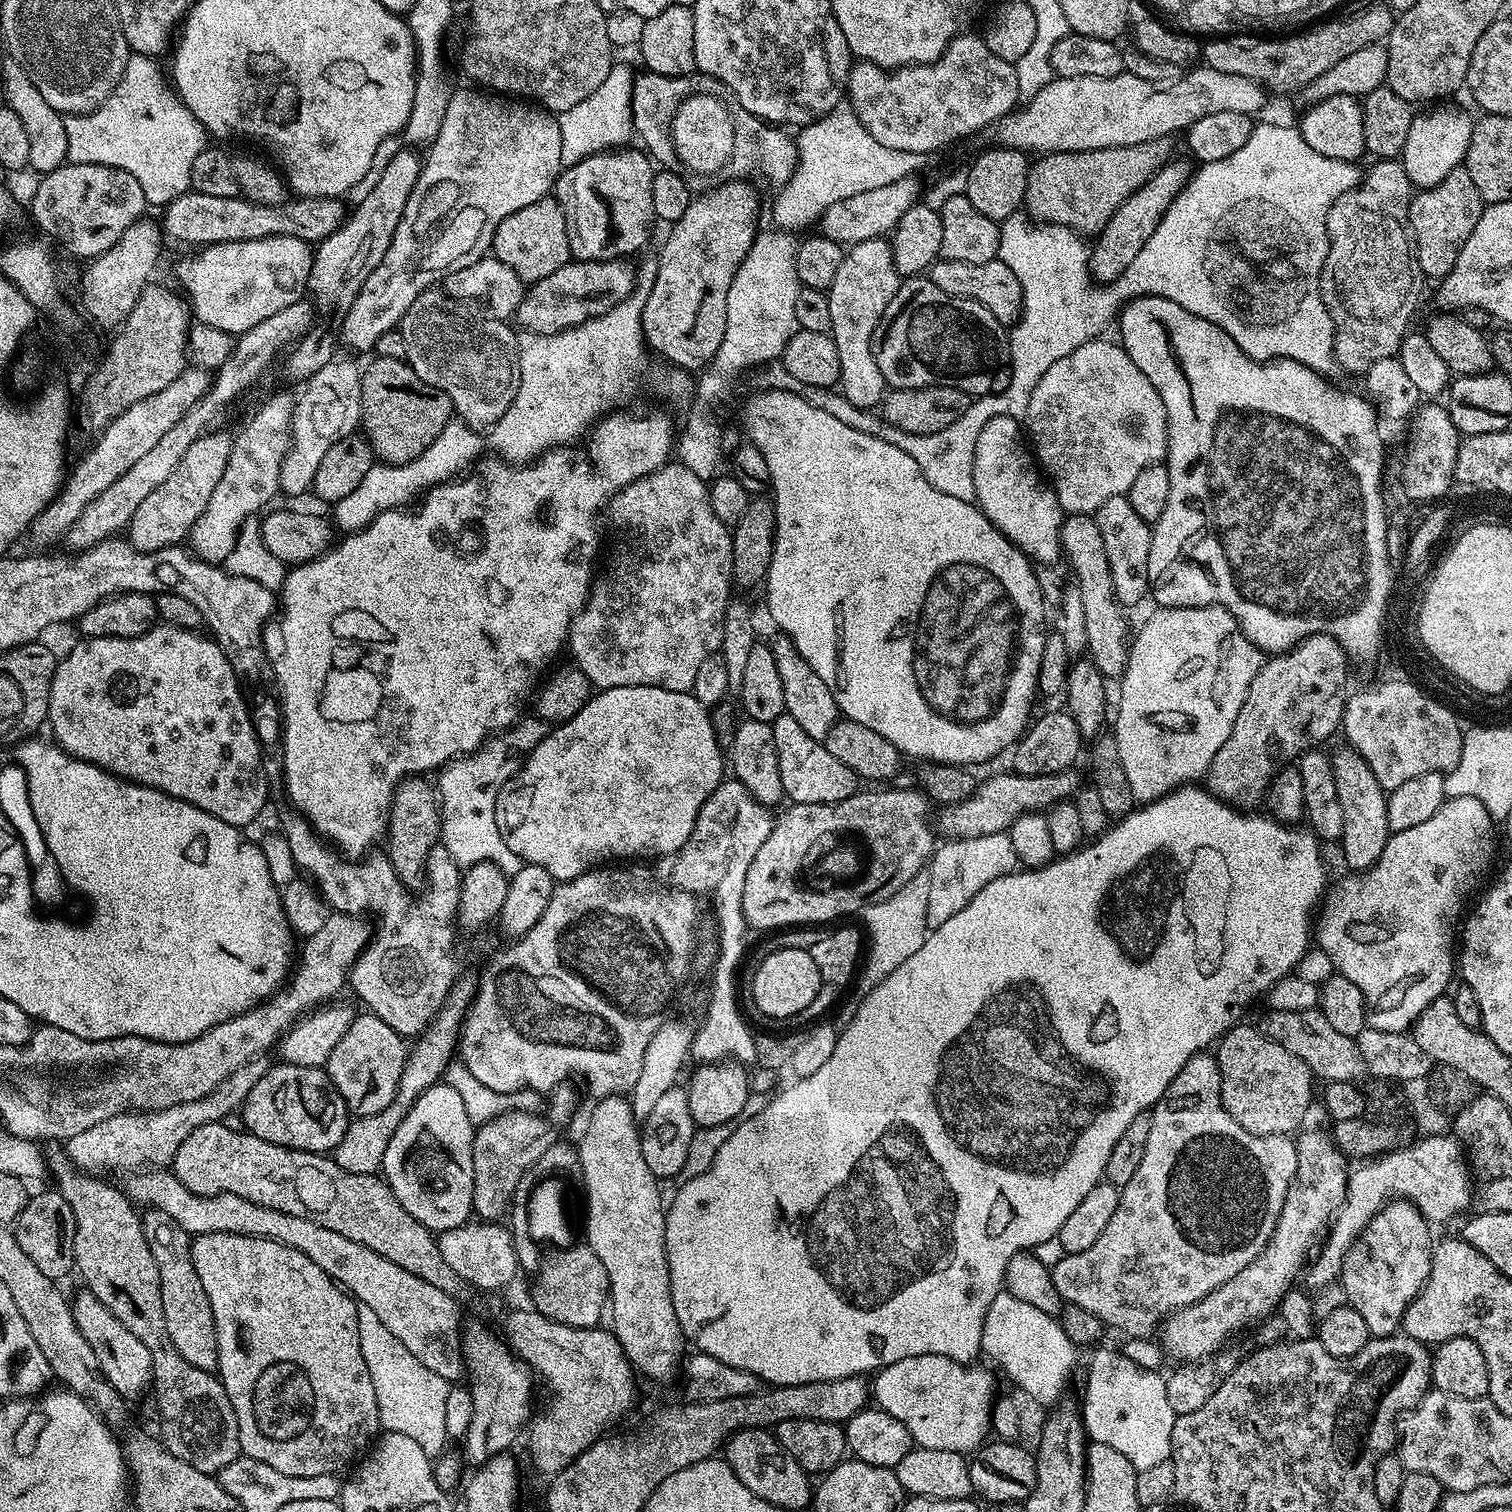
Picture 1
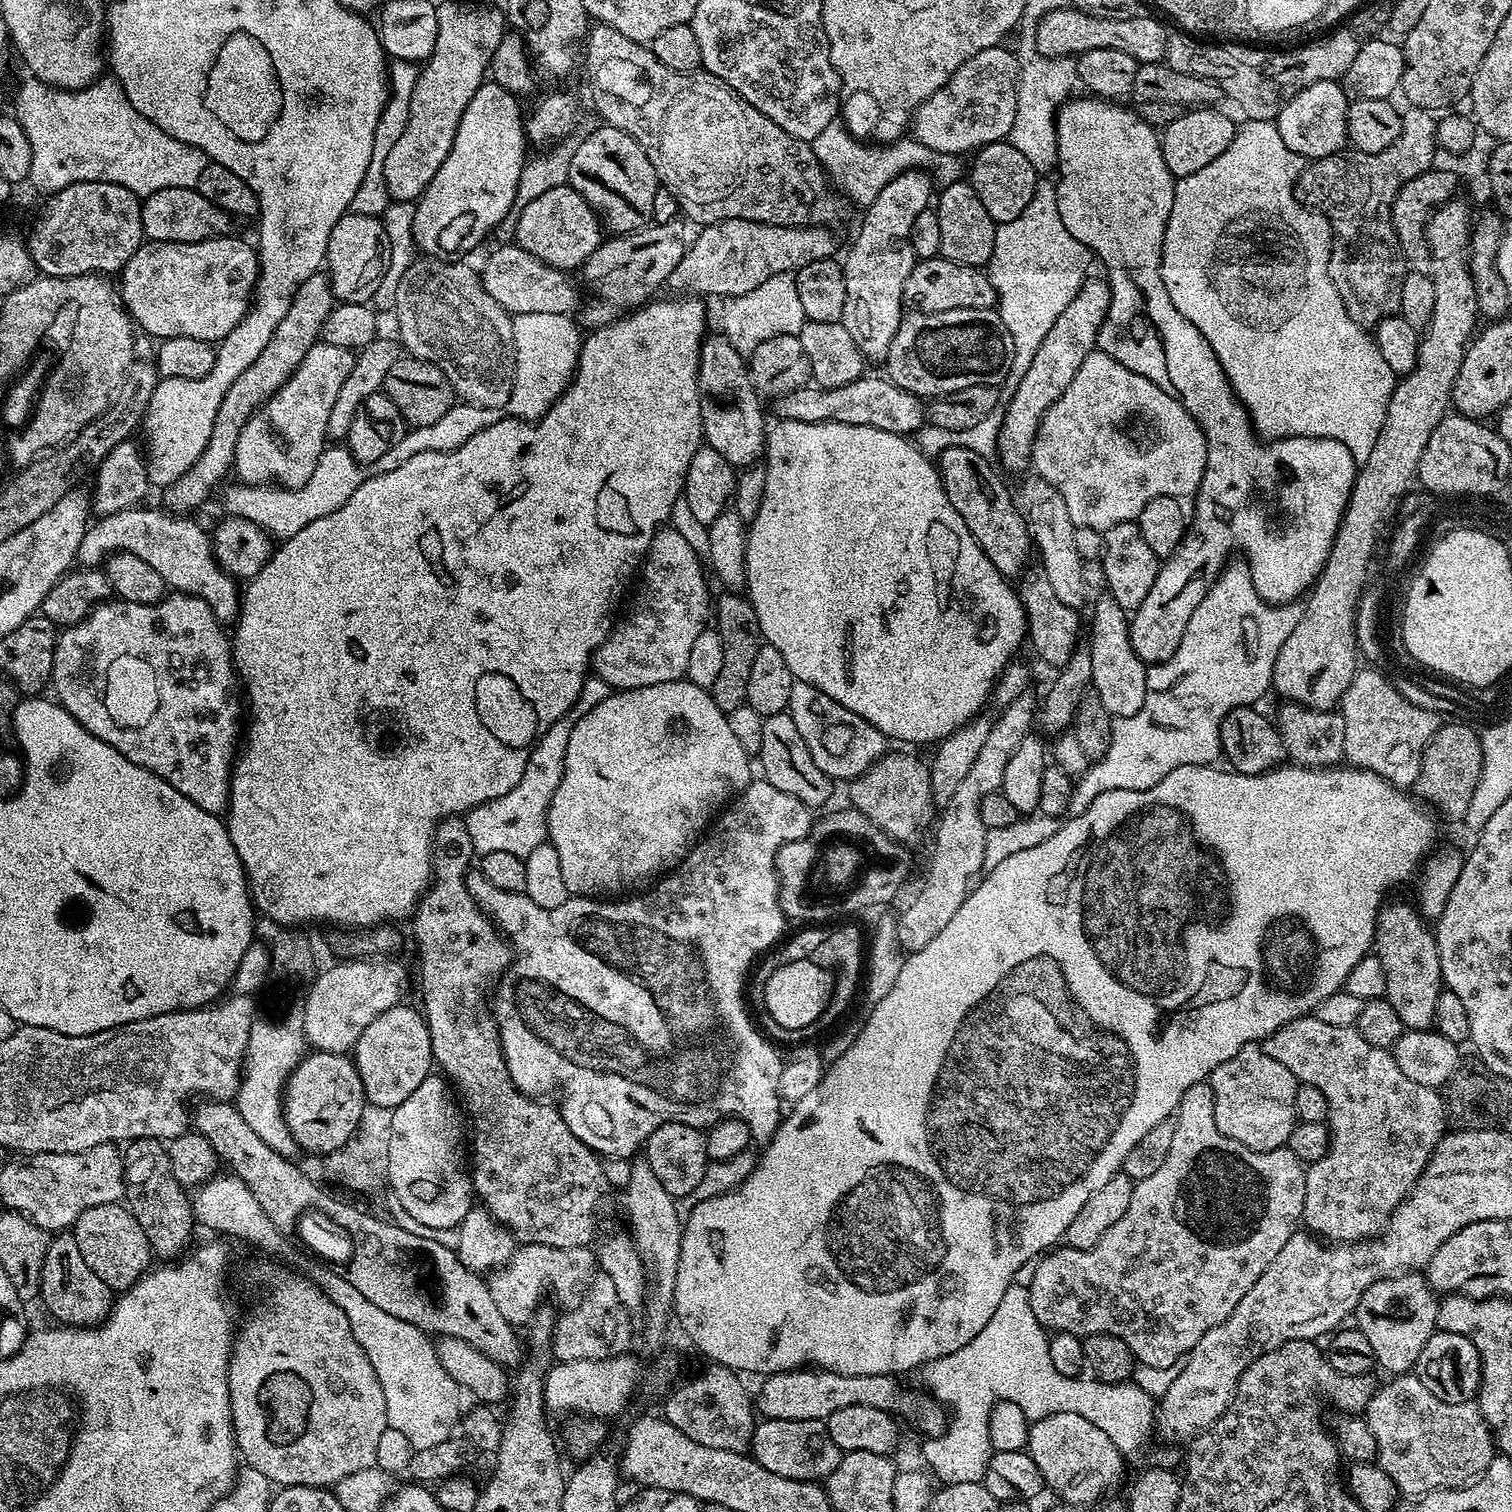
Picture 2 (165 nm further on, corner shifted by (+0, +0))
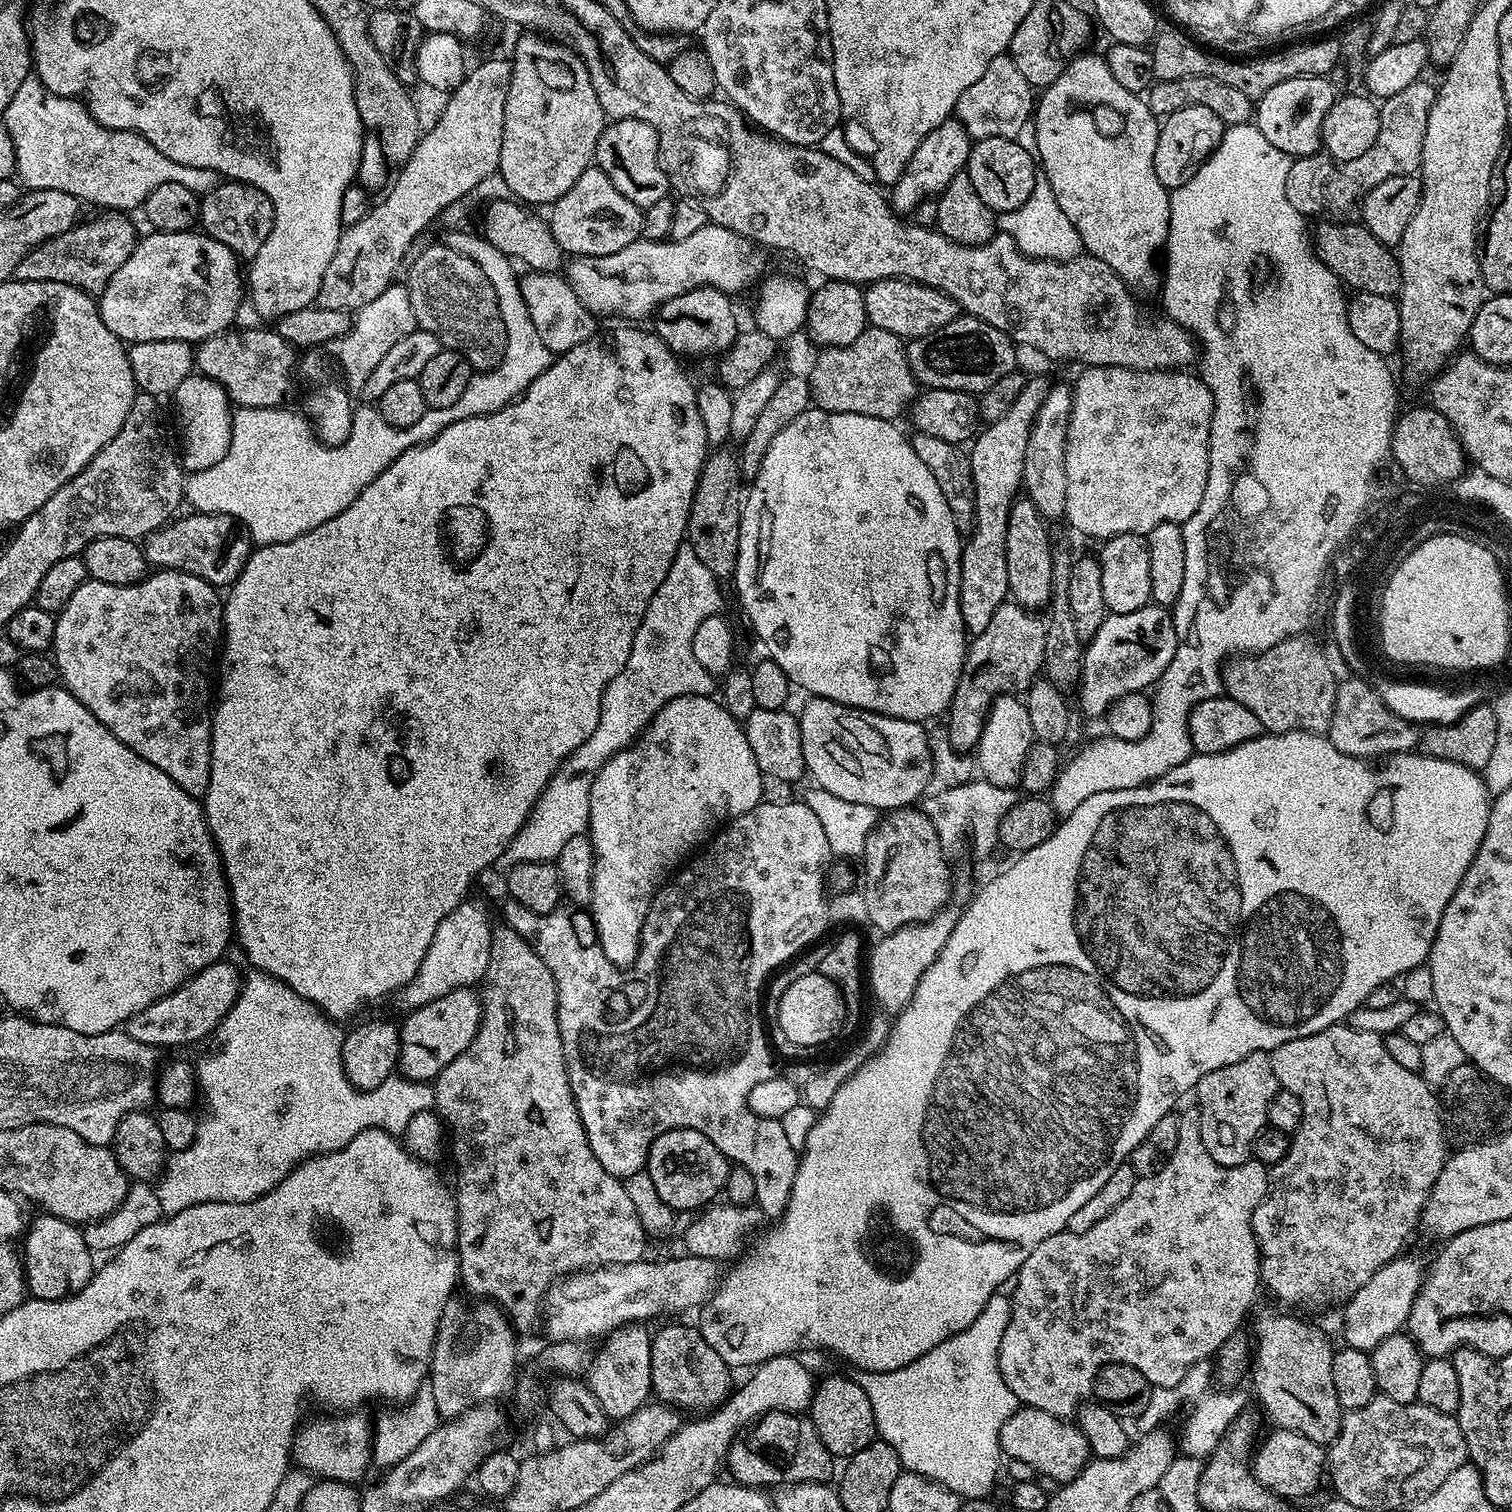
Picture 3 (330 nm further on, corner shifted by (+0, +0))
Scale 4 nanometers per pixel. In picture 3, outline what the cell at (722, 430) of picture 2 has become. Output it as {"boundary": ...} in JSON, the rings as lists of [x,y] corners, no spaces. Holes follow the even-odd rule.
{"boundary":[[[695,288],[670,298],[655,313],[654,331],[660,339],[668,343],[677,354],[685,352],[688,356],[708,356],[711,352],[723,354],[736,341],[736,312],[732,309],[733,297],[717,288]]]}

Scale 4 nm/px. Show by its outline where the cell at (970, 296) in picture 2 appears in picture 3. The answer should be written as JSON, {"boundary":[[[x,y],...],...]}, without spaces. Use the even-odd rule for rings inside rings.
{"boundary":[[[903,278],[872,281],[864,288],[864,301],[869,325],[890,330],[901,338],[925,336],[934,328],[941,328],[954,322],[962,312],[960,305],[954,302],[954,298],[950,298],[942,290]]]}

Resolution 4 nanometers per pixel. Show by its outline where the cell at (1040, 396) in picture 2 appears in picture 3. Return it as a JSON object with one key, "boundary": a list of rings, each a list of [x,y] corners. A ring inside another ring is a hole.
{"boundary":[[[1036,376],[1025,383],[1018,402],[1002,414],[1002,418],[991,421],[971,441],[973,484],[970,487],[975,497],[976,516],[971,532],[967,533],[960,553],[960,609],[964,627],[972,636],[982,634],[994,618],[994,610],[1009,599],[1006,578],[1006,530],[1010,522],[1012,504],[1021,495],[1024,483],[1024,463],[1026,462],[1026,442],[1030,442],[1030,430],[1034,418],[1050,387],[1050,380]]]}

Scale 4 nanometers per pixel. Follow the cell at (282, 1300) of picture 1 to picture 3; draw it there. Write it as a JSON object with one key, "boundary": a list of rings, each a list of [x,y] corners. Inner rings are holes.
{"boundary":[[[344,1410],[339,1414],[320,1414],[317,1420],[301,1423],[292,1437],[291,1459],[295,1467],[321,1481],[335,1480],[351,1485],[360,1480],[372,1460],[374,1424],[364,1410]]]}

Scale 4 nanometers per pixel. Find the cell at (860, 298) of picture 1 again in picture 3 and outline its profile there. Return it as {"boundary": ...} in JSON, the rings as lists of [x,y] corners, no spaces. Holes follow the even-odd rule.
{"boundary":[[[955,118],[944,120],[934,130],[930,130],[930,134],[926,134],[918,150],[914,152],[914,158],[910,158],[898,182],[891,185],[890,203],[893,212],[912,214],[922,201],[939,197],[944,188],[950,186],[952,179],[967,169],[973,143],[964,123]]]}

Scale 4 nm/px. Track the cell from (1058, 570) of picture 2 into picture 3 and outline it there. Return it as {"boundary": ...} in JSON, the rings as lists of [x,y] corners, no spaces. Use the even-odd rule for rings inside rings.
{"boundary":[[[1053,383],[1048,389],[1046,402],[1042,402],[1042,406],[1038,410],[1038,418],[1034,418],[1034,426],[1030,430],[1030,442],[1026,442],[1026,462],[1024,463],[1022,488],[1027,499],[1035,502],[1040,513],[1049,522],[1061,519],[1066,510],[1066,438],[1068,437],[1071,413],[1072,388],[1069,385]]]}

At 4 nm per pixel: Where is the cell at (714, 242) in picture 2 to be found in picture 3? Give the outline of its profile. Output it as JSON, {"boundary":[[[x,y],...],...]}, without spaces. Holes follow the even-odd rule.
{"boundary":[[[710,222],[706,226],[694,230],[694,234],[690,234],[690,238],[681,240],[641,238],[630,242],[630,246],[626,246],[614,254],[577,256],[569,259],[566,264],[566,269],[568,268],[566,279],[568,285],[574,290],[574,294],[586,306],[586,310],[592,312],[593,316],[603,318],[603,316],[620,315],[628,319],[625,321],[640,322],[643,316],[651,317],[670,298],[678,298],[678,294],[686,294],[686,290],[709,287],[729,294],[737,294],[736,292],[742,291],[763,270],[763,254],[765,255],[753,241],[746,239],[745,236],[740,236],[734,230],[722,227],[721,224]]]}

